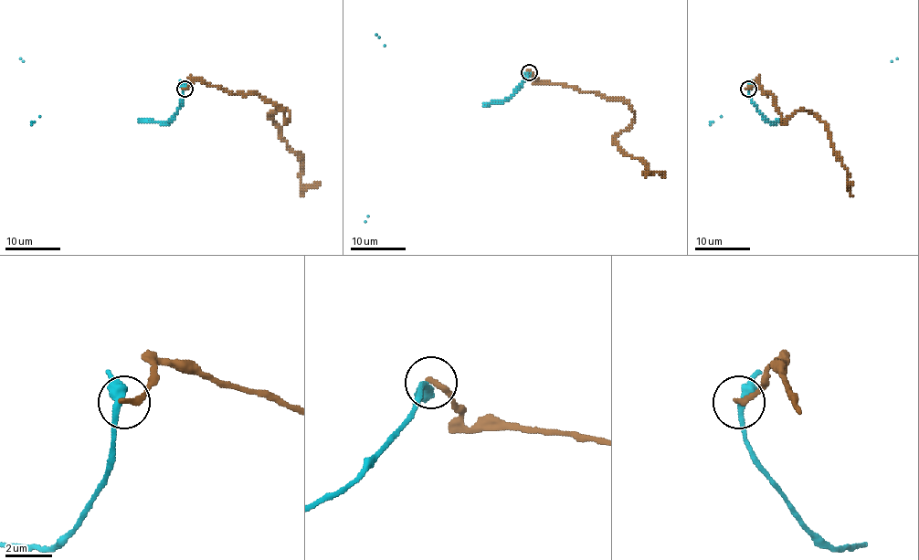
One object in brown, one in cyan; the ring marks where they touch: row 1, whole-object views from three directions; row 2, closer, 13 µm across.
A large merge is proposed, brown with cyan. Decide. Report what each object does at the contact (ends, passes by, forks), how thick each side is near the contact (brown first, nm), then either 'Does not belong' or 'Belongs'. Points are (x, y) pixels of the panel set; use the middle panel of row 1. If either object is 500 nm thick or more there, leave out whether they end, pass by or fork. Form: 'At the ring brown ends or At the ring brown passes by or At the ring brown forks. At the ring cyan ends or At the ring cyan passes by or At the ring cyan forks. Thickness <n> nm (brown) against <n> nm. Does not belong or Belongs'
At the ring brown ends. At the ring cyan passes by. Thickness 240 nm (brown) against 400 nm. Does not belong

